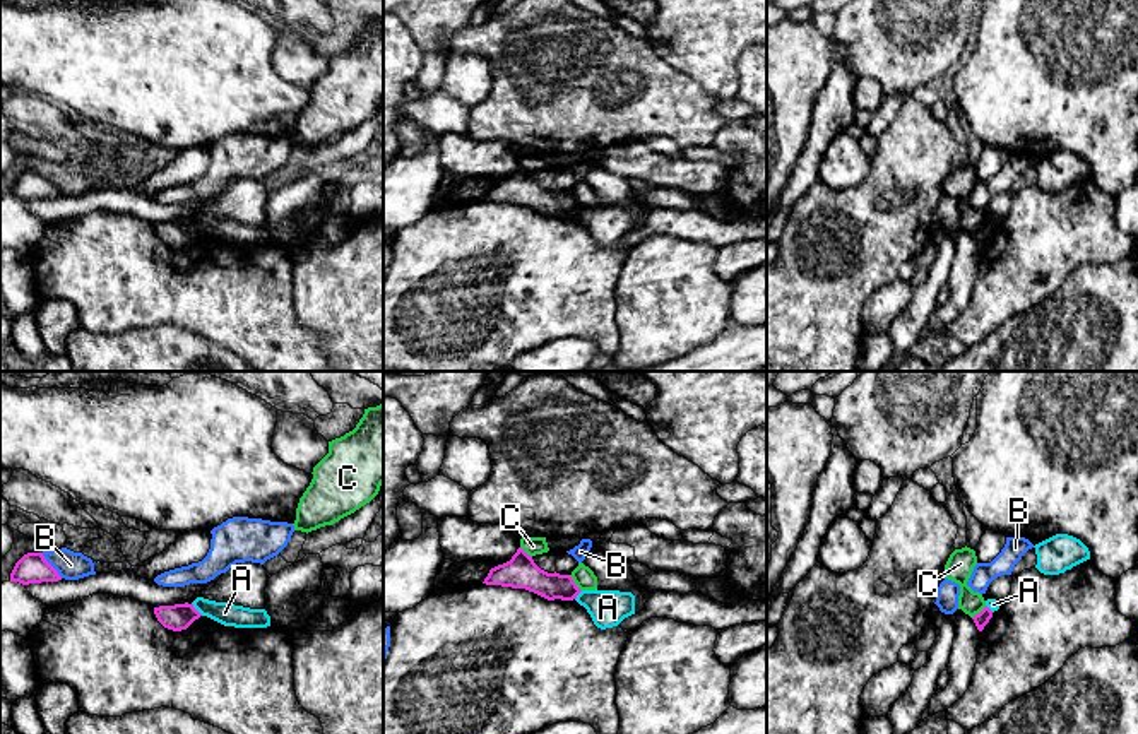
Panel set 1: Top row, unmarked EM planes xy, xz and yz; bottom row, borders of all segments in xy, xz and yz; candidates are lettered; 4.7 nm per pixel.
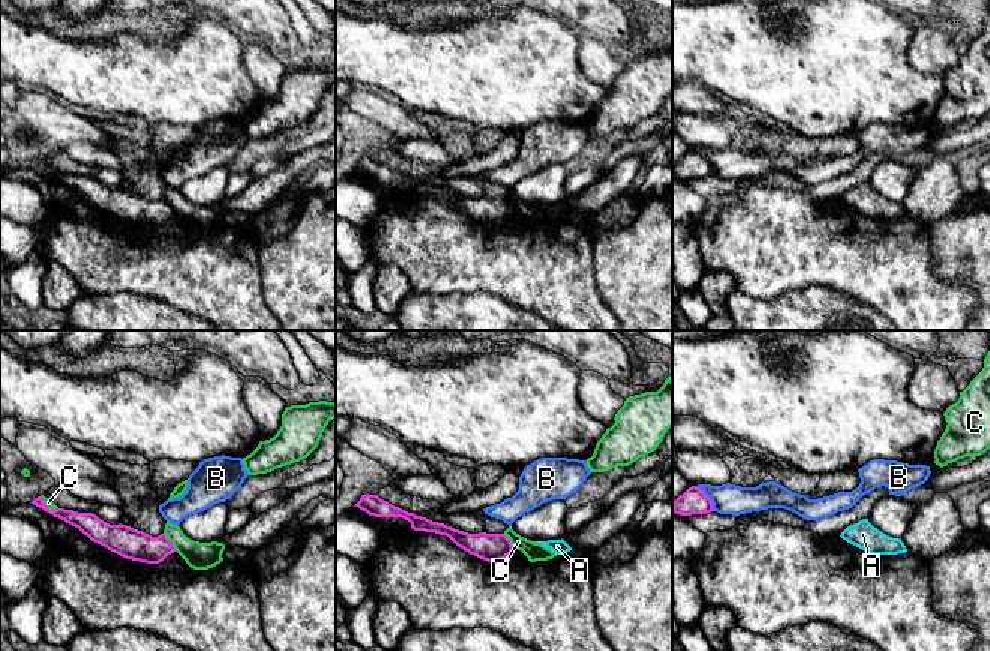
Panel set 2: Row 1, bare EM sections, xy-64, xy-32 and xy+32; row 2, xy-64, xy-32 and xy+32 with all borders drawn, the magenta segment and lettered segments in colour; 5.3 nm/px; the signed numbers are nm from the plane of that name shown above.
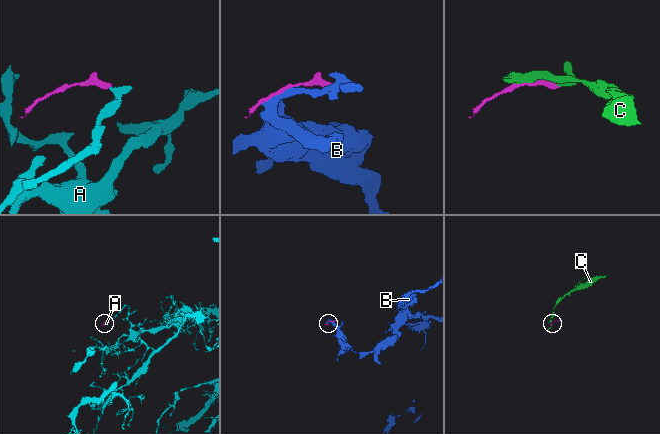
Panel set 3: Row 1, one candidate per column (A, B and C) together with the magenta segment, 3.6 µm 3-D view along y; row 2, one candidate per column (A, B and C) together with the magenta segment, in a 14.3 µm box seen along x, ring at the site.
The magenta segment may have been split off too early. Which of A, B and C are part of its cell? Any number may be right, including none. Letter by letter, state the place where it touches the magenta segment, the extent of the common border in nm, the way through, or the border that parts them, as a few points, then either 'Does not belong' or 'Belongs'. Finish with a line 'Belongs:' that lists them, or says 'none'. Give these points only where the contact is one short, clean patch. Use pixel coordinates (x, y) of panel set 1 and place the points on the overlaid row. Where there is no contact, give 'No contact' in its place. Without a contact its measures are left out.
A: Touches magenta at xy (195, 609). Shared border 80 nm. Boundary: xy (192, 603), (202, 615). Does not belong
B: Touches magenta at xy (50, 565). Shared border 160 nm. Does not belong
C: Touches magenta at xz (575, 584). Shared border 100 nm. Does not belong
Belongs: none

